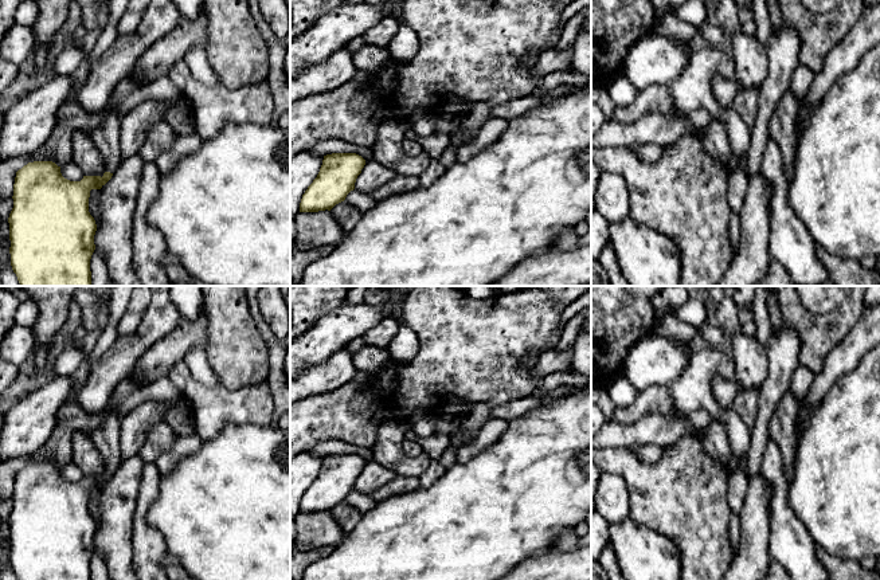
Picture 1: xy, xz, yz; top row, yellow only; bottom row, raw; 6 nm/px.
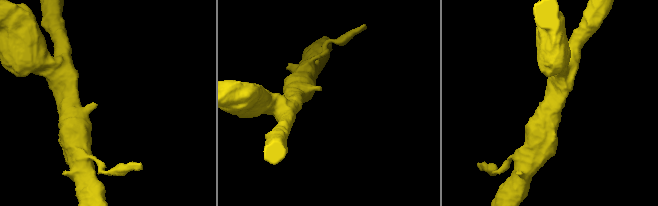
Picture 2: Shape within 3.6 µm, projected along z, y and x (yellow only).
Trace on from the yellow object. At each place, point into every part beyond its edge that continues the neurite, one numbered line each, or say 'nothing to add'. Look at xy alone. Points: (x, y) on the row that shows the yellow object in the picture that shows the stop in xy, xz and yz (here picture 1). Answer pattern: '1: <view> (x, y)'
1: xy (106, 134)

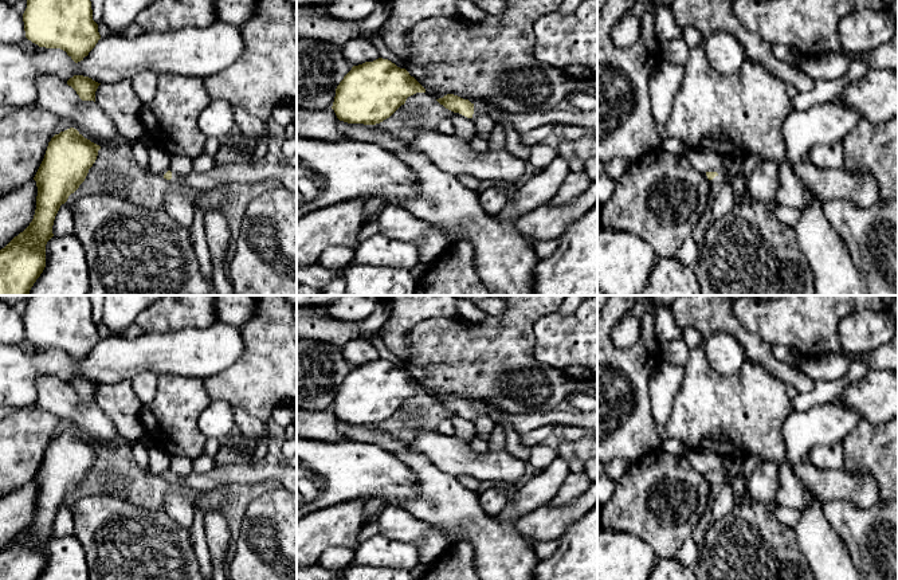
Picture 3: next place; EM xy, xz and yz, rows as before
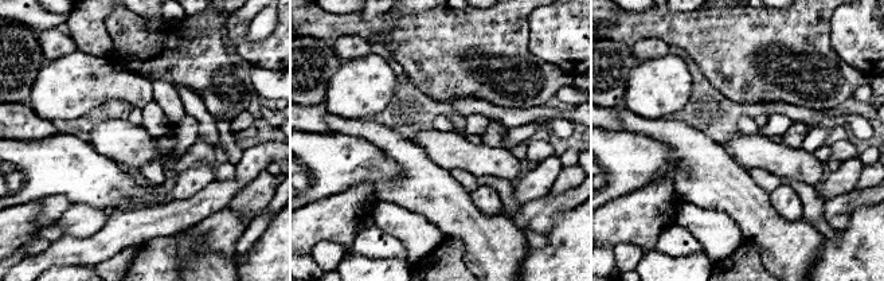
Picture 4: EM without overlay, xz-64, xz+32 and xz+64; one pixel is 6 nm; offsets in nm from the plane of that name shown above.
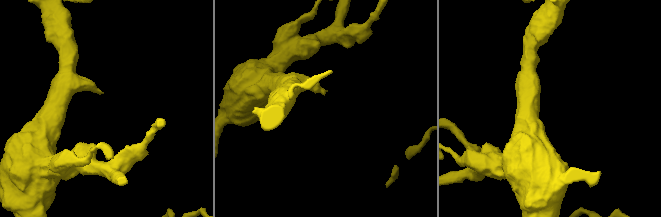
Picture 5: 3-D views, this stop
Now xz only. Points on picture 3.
1: xz (478, 108)

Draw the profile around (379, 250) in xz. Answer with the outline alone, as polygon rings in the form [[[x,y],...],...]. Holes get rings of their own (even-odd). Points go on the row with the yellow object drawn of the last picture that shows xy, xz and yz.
[[[379,232],[357,246],[348,267],[373,264],[412,269],[417,263],[419,244],[416,242],[389,239]]]

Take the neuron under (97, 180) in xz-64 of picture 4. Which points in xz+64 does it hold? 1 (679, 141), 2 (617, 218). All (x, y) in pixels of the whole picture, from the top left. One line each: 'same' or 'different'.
1: different
2: different

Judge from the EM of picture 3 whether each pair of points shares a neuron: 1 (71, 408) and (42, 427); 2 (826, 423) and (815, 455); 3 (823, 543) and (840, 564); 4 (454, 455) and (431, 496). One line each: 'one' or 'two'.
1: two
2: two
3: one
4: two

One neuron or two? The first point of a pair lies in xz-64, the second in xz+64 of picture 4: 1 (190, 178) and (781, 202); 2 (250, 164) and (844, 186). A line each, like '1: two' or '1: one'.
1: one
2: one

